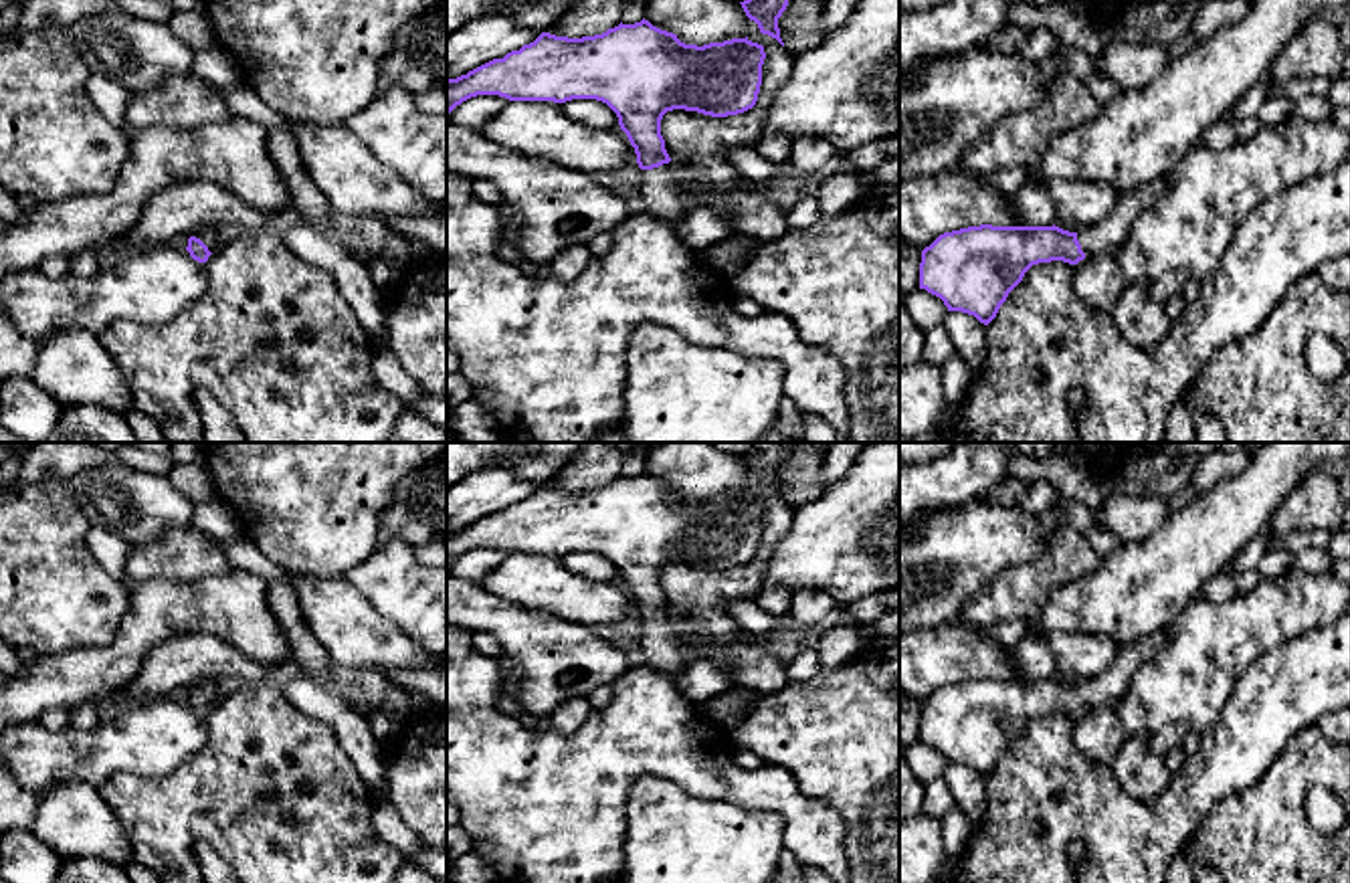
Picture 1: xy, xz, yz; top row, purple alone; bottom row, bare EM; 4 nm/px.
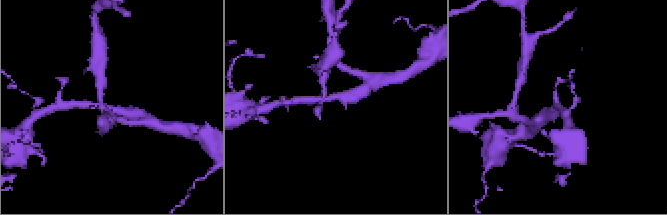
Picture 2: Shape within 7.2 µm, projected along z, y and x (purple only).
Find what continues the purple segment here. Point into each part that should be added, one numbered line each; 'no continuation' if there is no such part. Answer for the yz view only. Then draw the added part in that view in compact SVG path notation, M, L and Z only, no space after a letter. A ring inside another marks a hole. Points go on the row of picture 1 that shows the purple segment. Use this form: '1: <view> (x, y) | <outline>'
1: yz (1108, 235) | M1160 176L1128 194L1122 194L1107 218L1077 230L1081 251L1085 255L1118 251L1126 242L1136 218L1152 208L1164 196L1166 188L1168 182Z

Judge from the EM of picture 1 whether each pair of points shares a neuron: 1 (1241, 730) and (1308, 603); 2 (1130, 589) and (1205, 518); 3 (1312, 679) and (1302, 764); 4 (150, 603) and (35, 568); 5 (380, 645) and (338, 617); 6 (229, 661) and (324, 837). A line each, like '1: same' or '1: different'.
1: different
2: same
3: different
4: different
5: same
6: different

